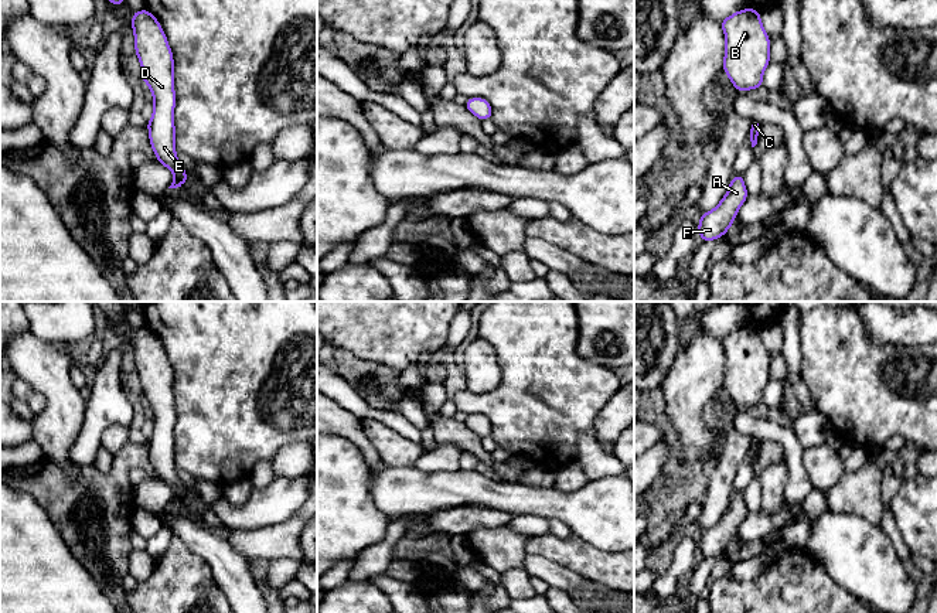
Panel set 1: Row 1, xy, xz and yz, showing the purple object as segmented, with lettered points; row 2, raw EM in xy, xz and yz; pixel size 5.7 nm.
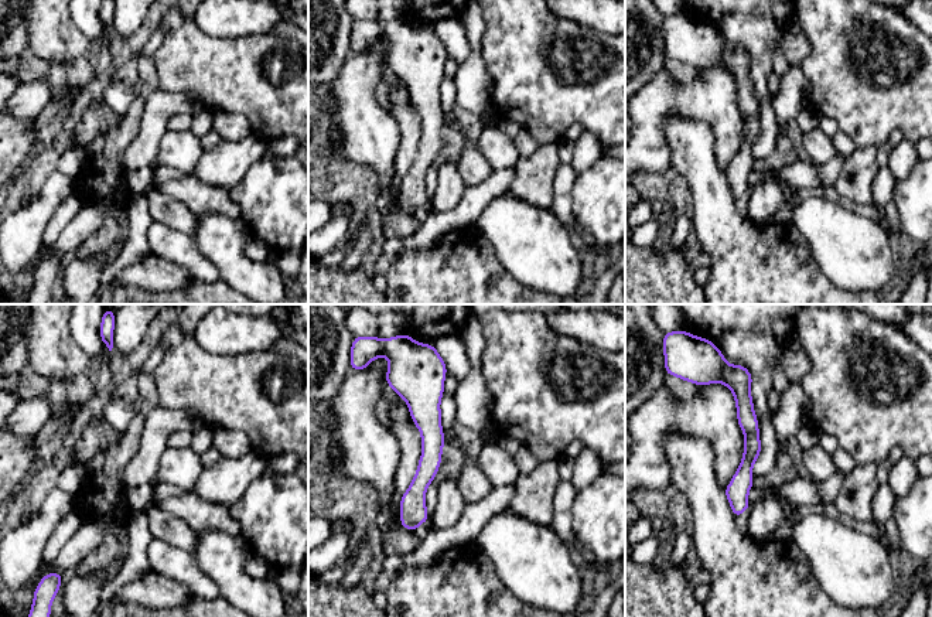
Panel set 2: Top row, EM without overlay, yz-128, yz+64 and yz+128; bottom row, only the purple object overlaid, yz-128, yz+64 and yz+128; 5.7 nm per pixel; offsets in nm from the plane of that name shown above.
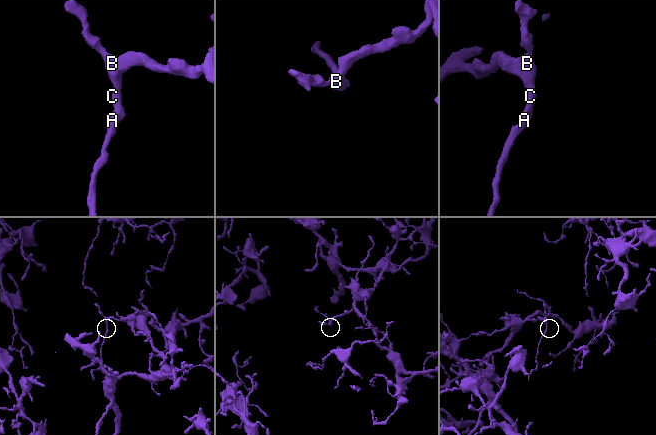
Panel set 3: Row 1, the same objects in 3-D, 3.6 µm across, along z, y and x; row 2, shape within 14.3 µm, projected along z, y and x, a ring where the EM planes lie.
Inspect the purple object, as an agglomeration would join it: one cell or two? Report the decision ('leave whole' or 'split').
leave whole

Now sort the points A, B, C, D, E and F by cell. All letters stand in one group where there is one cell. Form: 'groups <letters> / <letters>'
groups A B C D E F

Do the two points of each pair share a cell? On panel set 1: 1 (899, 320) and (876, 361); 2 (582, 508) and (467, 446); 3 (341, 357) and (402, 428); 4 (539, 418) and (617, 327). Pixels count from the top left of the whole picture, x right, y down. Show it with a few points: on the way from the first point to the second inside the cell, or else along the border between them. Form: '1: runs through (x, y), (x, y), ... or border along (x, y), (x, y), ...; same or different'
1: border along (862, 320), (866, 334), (875, 343), (919, 346); different
2: border along (501, 479), (514, 482); different
3: border along (357, 394), (371, 407), (388, 411); different
4: border along (576, 329), (576, 351), (582, 357), (614, 371); different

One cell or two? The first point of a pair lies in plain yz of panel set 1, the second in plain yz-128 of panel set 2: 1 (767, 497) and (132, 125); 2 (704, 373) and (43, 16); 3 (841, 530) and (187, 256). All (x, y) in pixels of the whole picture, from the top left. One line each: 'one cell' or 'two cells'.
1: two cells
2: one cell
3: two cells

